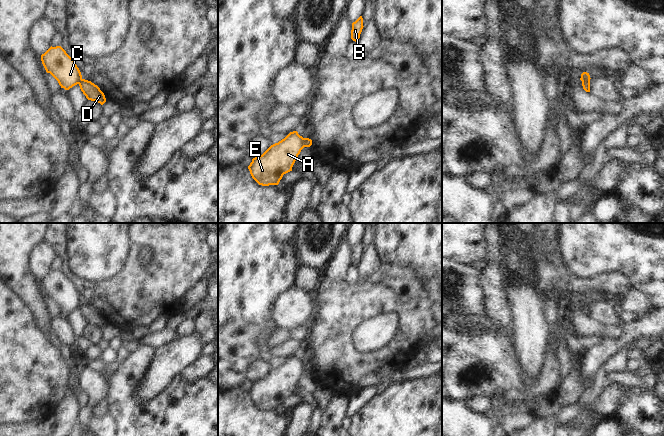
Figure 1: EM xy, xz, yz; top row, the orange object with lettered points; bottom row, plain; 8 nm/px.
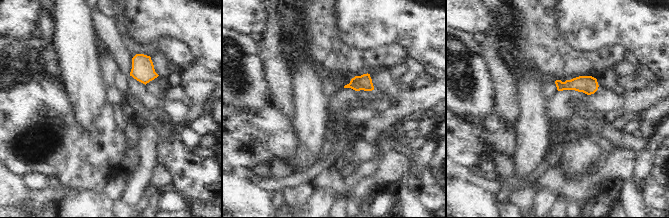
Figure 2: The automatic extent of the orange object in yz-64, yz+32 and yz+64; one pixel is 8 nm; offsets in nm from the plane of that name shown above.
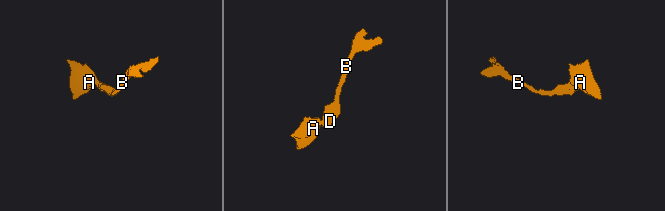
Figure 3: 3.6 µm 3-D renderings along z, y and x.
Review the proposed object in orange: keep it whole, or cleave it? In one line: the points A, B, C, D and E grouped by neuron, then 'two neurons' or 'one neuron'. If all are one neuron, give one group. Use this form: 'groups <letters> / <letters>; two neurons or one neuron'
groups A C E / B D; two neurons

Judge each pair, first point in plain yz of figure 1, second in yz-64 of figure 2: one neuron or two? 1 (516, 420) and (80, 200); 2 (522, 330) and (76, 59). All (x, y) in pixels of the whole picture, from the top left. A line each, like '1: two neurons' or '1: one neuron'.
1: two neurons
2: one neuron

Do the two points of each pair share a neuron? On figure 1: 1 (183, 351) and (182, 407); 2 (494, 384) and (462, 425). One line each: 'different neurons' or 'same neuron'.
1: different neurons
2: different neurons

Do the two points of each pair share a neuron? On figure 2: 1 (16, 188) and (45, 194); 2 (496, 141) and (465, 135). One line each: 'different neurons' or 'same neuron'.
1: same neuron
2: same neuron

